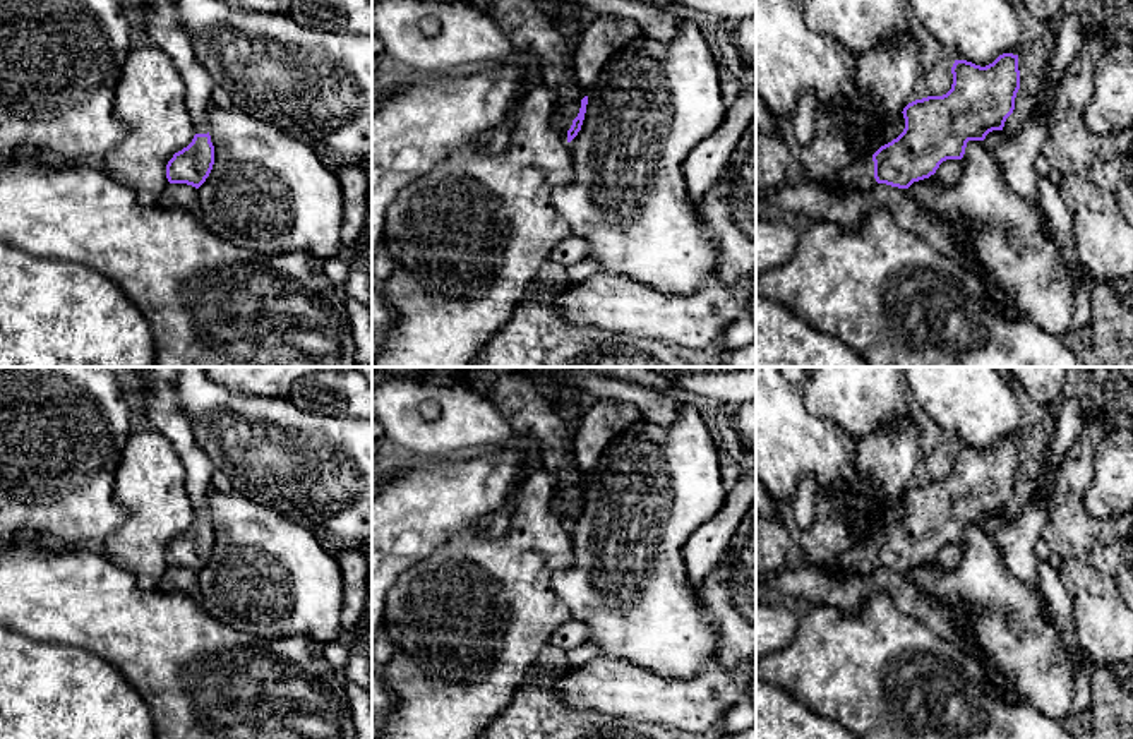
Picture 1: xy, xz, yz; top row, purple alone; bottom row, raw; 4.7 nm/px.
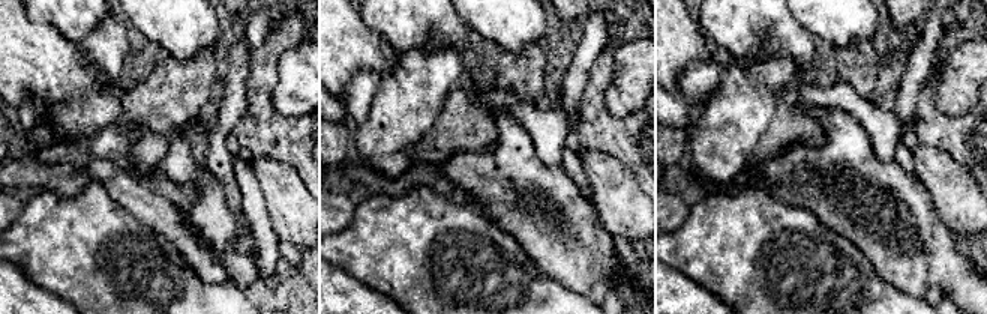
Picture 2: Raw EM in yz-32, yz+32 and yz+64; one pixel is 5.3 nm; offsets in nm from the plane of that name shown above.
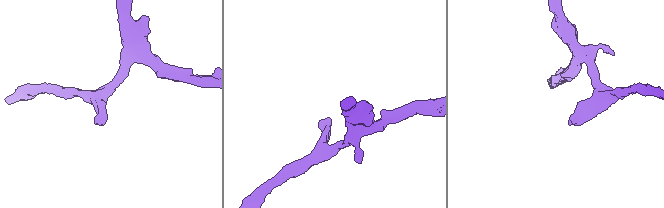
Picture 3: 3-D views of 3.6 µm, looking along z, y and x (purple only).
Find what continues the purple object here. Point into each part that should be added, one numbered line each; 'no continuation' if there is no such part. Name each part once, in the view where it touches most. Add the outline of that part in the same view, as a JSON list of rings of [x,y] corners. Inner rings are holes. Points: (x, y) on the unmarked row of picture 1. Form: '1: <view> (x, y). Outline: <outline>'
1: yz (859, 559). Outline: [[[872,542],[854,545],[847,554],[833,561],[836,569],[847,569],[862,578],[876,569]]]

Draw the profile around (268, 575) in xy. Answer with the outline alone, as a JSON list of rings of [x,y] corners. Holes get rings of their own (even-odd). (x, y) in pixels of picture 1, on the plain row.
[[[211,492],[209,520],[214,549],[197,573],[209,616],[259,638],[303,634],[321,645],[341,638],[343,578],[315,530],[237,492]]]

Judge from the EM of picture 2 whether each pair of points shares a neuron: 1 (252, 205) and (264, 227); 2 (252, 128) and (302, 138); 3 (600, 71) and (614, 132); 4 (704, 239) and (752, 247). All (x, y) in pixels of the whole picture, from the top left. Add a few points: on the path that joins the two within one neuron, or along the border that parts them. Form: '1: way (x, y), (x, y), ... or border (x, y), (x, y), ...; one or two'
1: way (255, 211), (260, 221); one
2: way (264, 132), (290, 138); one
3: way (596, 86), (596, 113), (599, 117); one
4: way (716, 245), (740, 247); one

